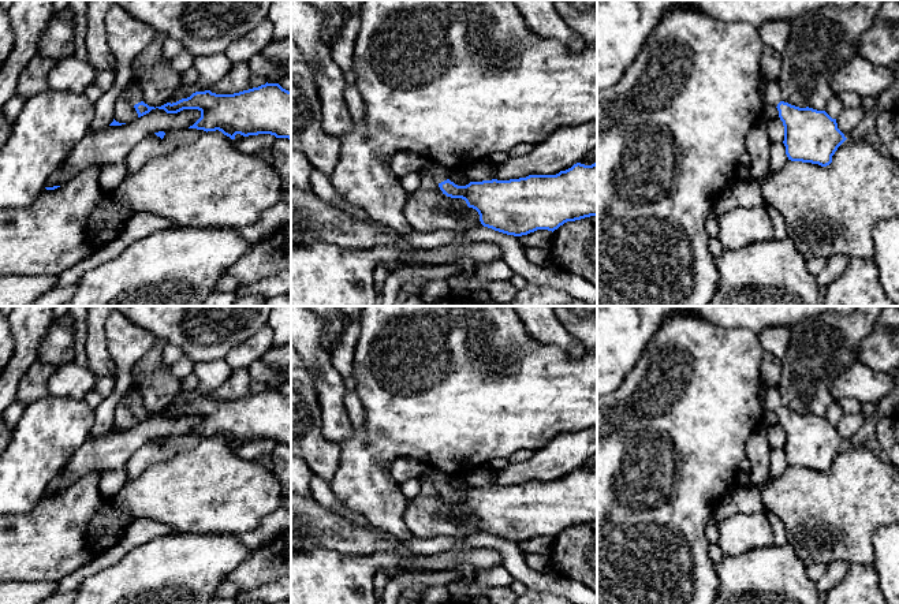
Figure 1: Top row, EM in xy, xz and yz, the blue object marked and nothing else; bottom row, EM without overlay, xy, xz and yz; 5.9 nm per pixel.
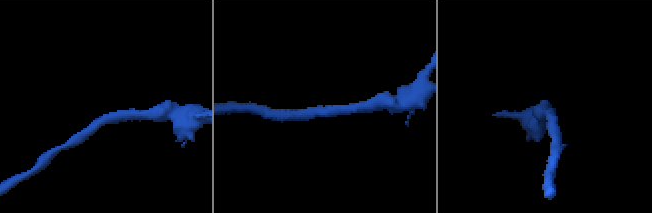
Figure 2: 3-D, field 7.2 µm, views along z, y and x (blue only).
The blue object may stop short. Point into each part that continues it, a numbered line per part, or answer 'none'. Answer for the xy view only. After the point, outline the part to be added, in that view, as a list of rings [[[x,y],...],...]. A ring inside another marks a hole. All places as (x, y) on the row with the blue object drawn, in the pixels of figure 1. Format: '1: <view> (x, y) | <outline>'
1: xy (131, 93) | [[[131,82],[122,92],[120,98],[126,98],[128,104],[135,105],[142,101],[142,92]]]

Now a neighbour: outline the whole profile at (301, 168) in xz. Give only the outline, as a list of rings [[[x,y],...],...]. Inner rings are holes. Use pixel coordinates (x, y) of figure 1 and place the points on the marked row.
[[[291,149],[291,187],[312,190],[313,169],[314,167],[303,153]]]

